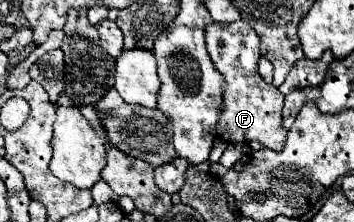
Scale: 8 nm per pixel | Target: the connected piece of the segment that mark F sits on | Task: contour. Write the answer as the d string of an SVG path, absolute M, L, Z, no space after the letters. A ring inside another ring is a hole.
M242 19L232 23L210 23L206 27L206 45L214 67L224 77L224 103L218 119L220 139L232 145L260 141L264 147L280 151L288 135L282 127L284 95L274 85L264 83L258 75L258 59L262 53L256 31Z

